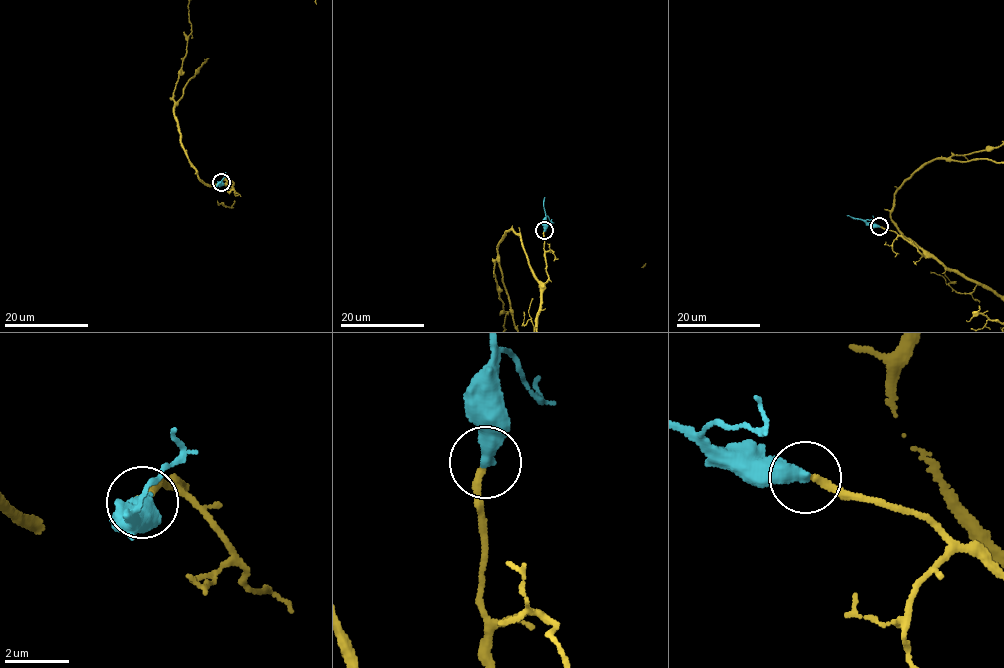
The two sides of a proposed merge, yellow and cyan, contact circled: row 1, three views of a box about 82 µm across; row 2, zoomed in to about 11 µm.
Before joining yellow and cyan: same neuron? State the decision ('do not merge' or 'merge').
merge

